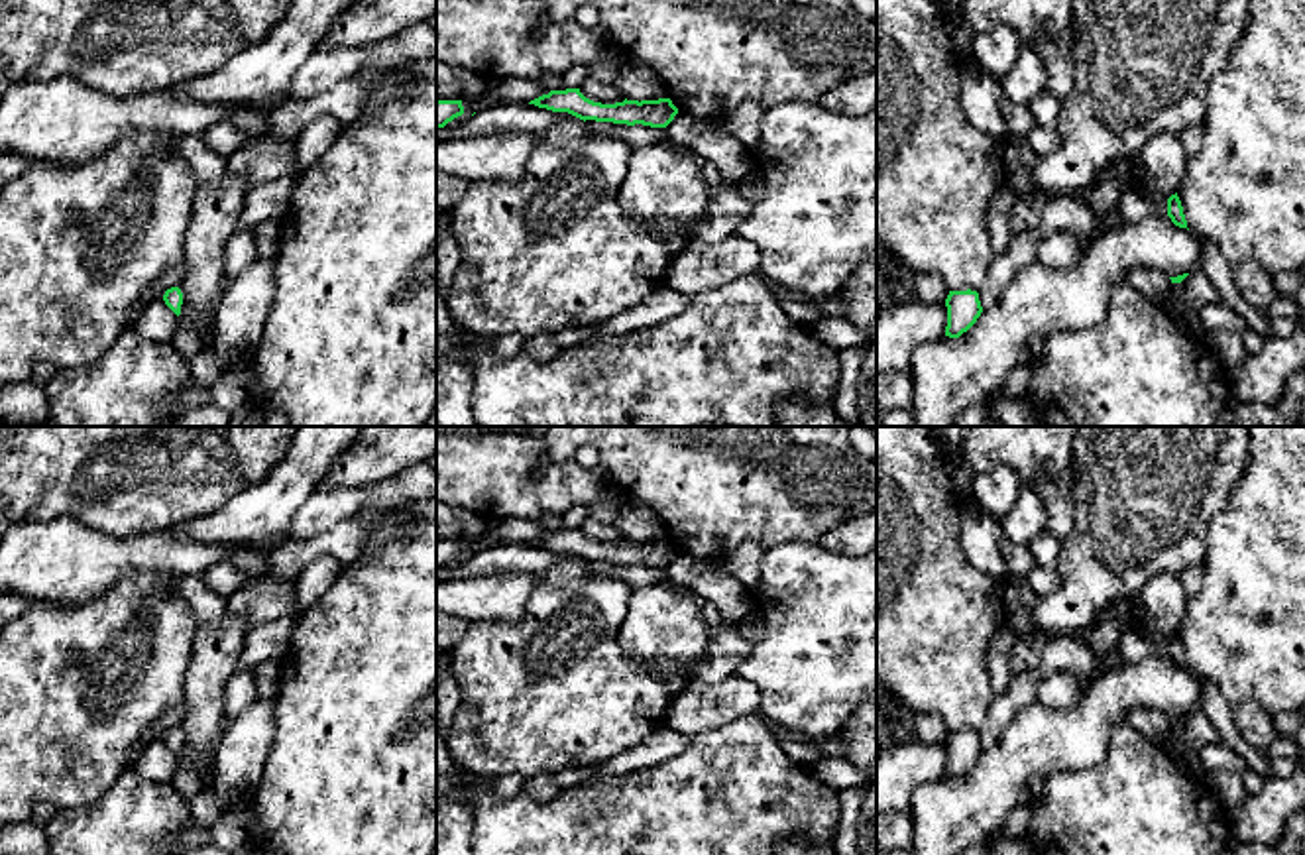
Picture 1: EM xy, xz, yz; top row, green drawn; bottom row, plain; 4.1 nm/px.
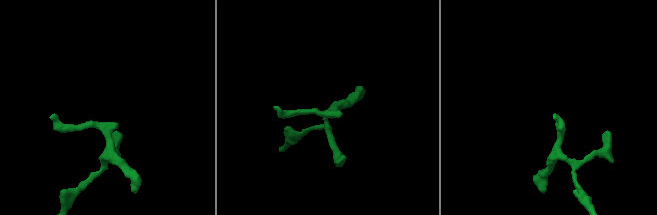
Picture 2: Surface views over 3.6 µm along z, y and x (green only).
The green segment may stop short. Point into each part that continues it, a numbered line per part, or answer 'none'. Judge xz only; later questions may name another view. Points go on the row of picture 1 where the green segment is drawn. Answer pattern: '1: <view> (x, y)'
none

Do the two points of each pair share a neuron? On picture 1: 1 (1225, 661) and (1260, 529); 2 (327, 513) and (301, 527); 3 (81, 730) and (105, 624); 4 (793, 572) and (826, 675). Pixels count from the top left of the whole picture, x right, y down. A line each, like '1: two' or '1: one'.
1: one
2: one
3: one
4: one

